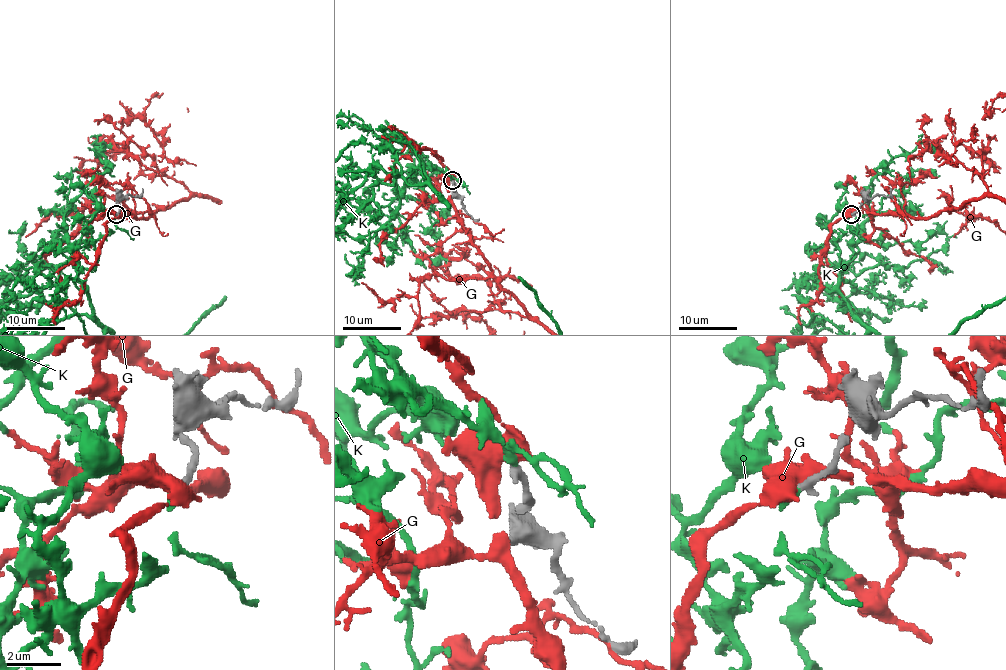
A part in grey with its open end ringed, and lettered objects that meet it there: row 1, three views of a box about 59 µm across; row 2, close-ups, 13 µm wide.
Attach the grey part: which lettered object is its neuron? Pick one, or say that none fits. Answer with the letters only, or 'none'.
K

